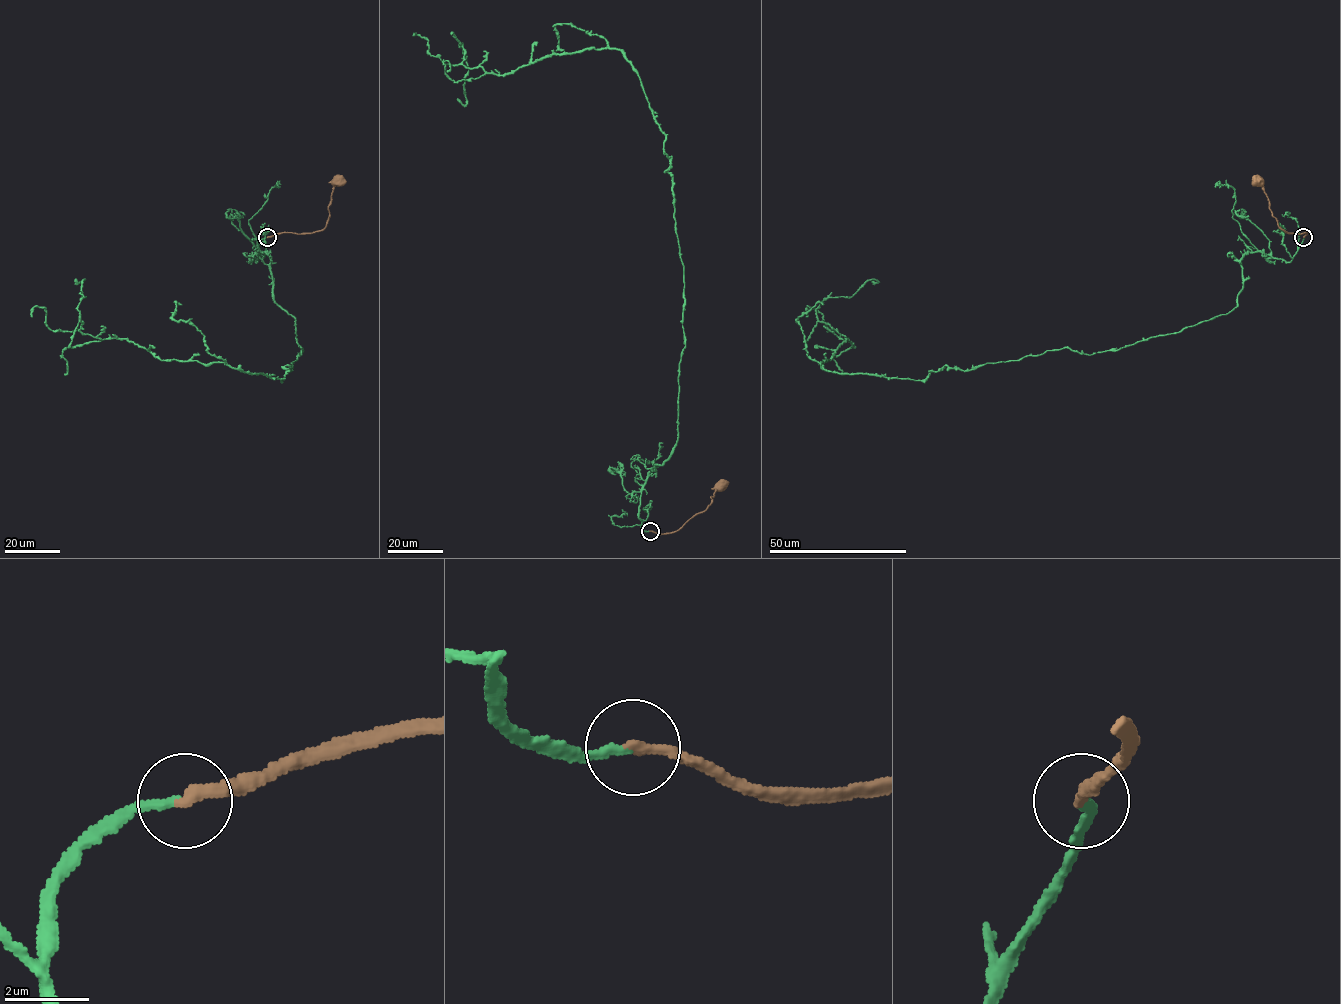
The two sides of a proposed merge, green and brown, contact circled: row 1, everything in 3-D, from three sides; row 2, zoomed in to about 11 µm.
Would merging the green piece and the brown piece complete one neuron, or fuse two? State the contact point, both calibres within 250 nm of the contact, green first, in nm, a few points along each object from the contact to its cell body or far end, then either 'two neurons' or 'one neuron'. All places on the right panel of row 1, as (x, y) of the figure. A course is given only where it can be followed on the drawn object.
place (1303, 237); calibres 200 and 280 nm; course green (1303, 237), (1290, 262), (1247, 252), (1227, 314), (924, 379), (821, 368), (847, 338), (815, 310), (871, 279); course brown (1303, 237), (1305, 232), (1290, 234), (1278, 226), (1264, 189), (1256, 182); one neuron

